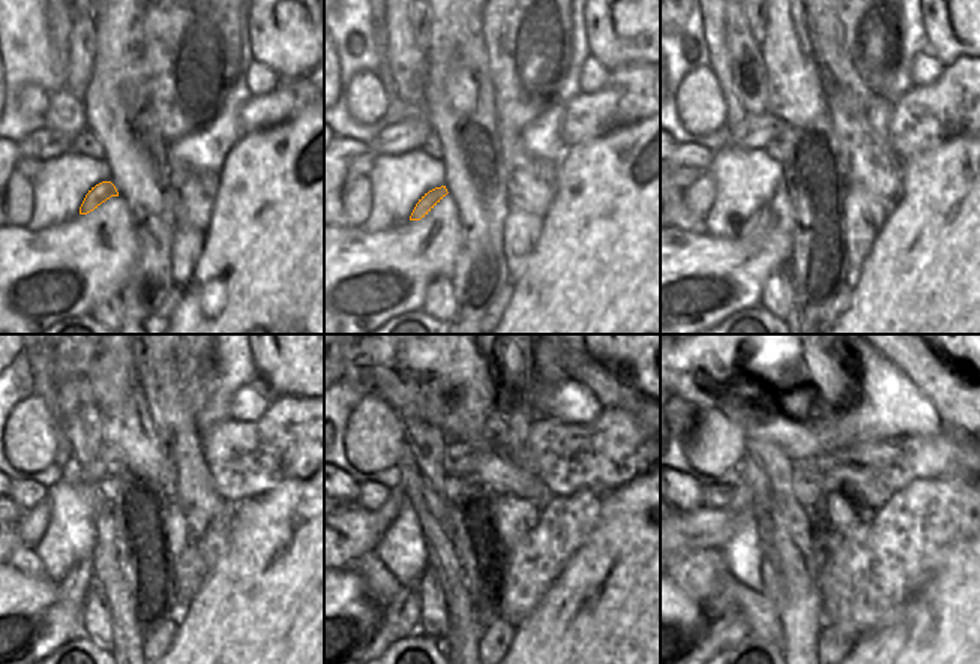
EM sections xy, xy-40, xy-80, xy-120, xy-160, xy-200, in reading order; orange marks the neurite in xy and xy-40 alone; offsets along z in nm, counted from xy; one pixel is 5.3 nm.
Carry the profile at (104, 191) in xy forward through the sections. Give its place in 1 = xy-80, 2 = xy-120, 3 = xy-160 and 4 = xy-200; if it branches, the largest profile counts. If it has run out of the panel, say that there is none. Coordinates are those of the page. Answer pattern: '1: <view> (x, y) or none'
1: xy-80 (754, 228)
2: xy-120 (75, 585)
3: xy-160 (401, 618)
4: xy-200 (728, 631)

